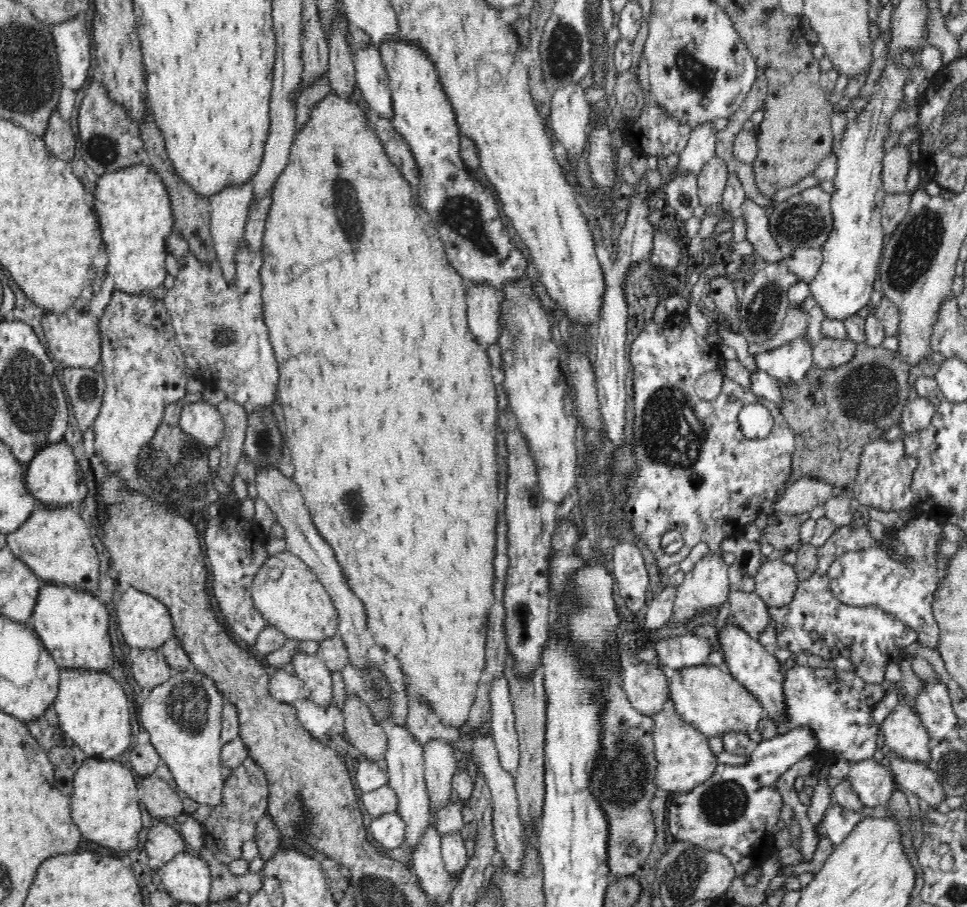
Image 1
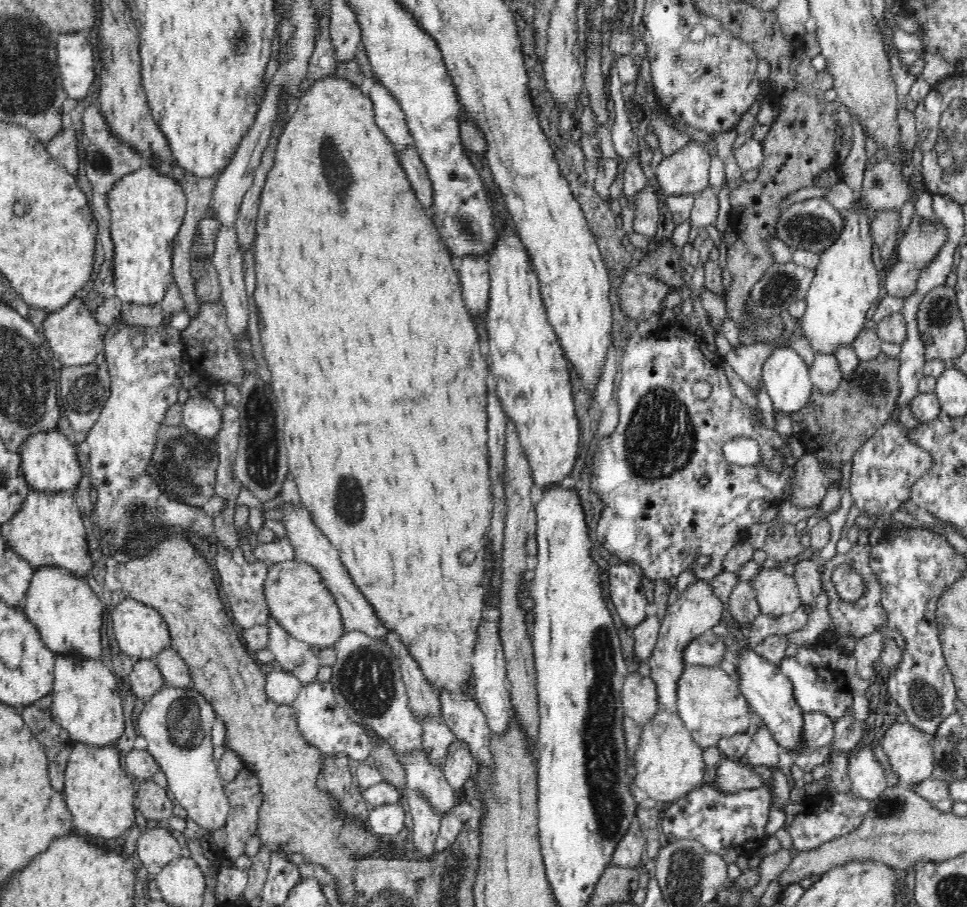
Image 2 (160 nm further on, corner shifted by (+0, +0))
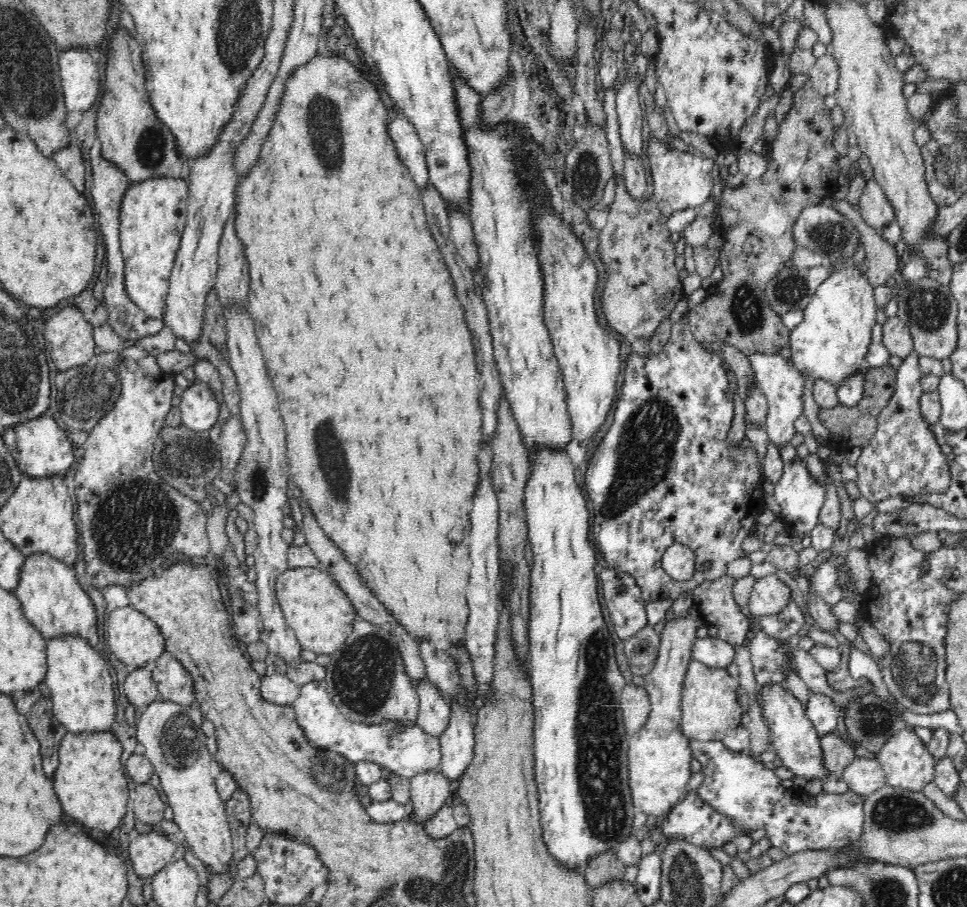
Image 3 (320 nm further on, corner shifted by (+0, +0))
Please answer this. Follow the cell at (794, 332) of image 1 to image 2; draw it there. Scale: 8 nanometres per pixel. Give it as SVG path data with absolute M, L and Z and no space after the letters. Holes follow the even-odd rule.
M767 342L754 345L741 344L727 352L724 360L757 396L759 387L763 383L761 381L762 364L772 354L772 351L772 347Z

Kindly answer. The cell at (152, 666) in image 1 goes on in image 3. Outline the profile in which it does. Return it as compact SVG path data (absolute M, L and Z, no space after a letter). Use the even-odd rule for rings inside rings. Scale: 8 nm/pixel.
M143 668L131 672L118 686L124 686L124 692L128 696L128 702L134 706L148 706L157 700L157 686L152 678L152 673Z

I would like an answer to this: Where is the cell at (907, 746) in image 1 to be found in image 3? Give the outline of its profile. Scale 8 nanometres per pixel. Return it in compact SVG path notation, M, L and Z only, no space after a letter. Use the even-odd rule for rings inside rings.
M906 728L890 737L877 752L885 784L912 792L920 792L934 778L935 756L915 731Z

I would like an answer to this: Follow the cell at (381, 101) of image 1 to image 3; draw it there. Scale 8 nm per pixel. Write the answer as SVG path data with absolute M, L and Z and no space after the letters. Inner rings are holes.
M398 112L388 123L390 138L394 141L402 164L408 169L416 187L422 192L429 182L429 168L425 159L425 148L415 128L406 115Z

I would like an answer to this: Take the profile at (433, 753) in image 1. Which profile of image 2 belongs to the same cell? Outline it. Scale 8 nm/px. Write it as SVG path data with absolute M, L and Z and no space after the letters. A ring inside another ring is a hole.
M442 716L422 718L422 744L433 764L442 767L448 746L452 744L455 734L448 728Z

